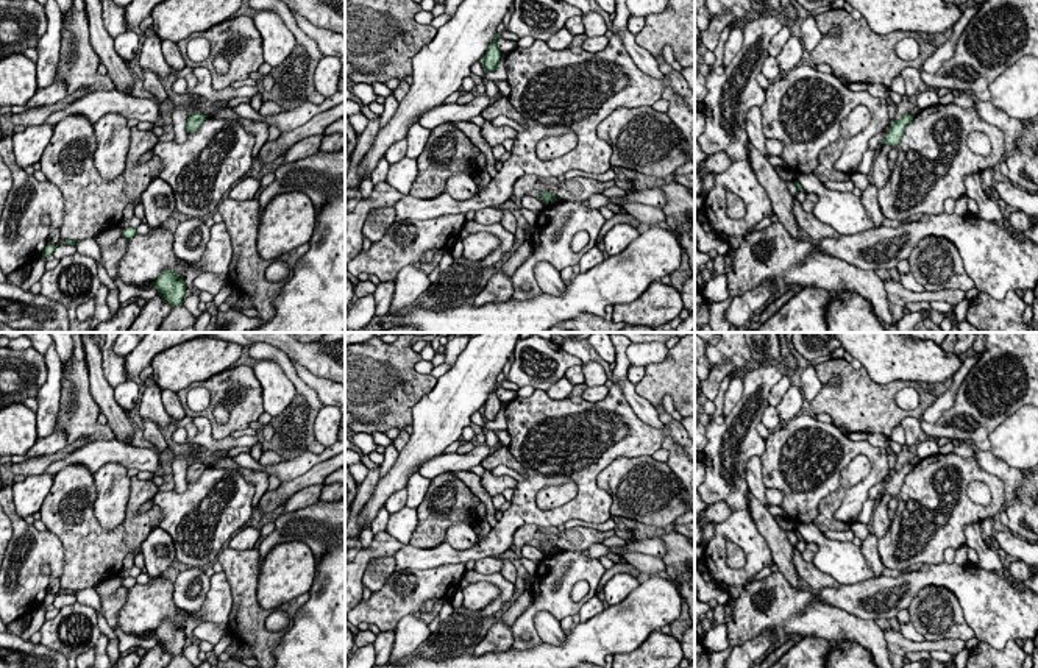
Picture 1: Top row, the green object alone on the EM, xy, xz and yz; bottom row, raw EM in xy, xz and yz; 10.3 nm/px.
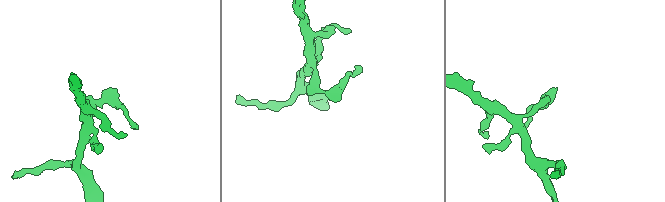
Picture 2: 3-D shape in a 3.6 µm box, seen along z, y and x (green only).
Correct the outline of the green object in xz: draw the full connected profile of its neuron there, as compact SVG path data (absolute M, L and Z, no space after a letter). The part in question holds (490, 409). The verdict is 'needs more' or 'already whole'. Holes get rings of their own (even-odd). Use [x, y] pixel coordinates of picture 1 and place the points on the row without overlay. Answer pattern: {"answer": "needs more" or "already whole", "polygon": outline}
{"answer": "already whole", "polygon": "M495 384L495 389L492 390L492 393L489 395L484 407L482 407L482 415L489 420L489 421L495 421L496 415L499 412L501 407L501 401L496 396L496 390L498 390L498 384Z"}

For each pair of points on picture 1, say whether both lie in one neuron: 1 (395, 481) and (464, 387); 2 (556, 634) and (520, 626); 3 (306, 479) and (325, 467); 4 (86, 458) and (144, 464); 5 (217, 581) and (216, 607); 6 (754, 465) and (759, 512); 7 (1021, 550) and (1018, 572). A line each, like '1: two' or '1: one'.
1: one
2: two
3: one
4: one
5: one
6: two
7: two

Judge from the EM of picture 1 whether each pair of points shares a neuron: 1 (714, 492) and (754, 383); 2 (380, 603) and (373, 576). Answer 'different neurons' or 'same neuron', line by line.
1: same neuron
2: different neurons

